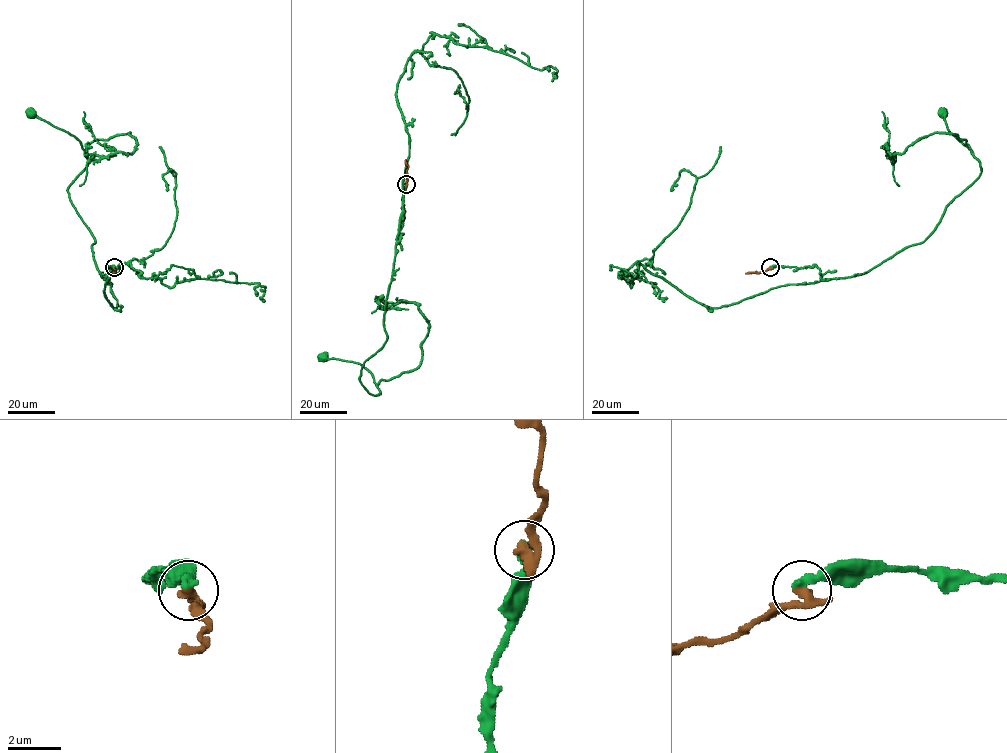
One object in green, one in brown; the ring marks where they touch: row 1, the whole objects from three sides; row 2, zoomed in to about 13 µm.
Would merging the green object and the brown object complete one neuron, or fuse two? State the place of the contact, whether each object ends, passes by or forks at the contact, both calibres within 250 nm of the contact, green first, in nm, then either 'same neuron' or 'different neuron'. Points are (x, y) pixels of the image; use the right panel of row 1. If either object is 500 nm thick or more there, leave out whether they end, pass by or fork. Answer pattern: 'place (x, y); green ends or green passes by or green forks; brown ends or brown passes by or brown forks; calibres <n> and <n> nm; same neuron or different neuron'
place (770, 267); green ends; brown passes by; calibres 360 and 320 nm; different neuron

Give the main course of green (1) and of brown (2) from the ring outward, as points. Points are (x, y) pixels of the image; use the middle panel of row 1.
1: (406, 184), (385, 303), (387, 340), (360, 377), (379, 394), (359, 363), (322, 357)
2: (406, 184), (405, 160)

